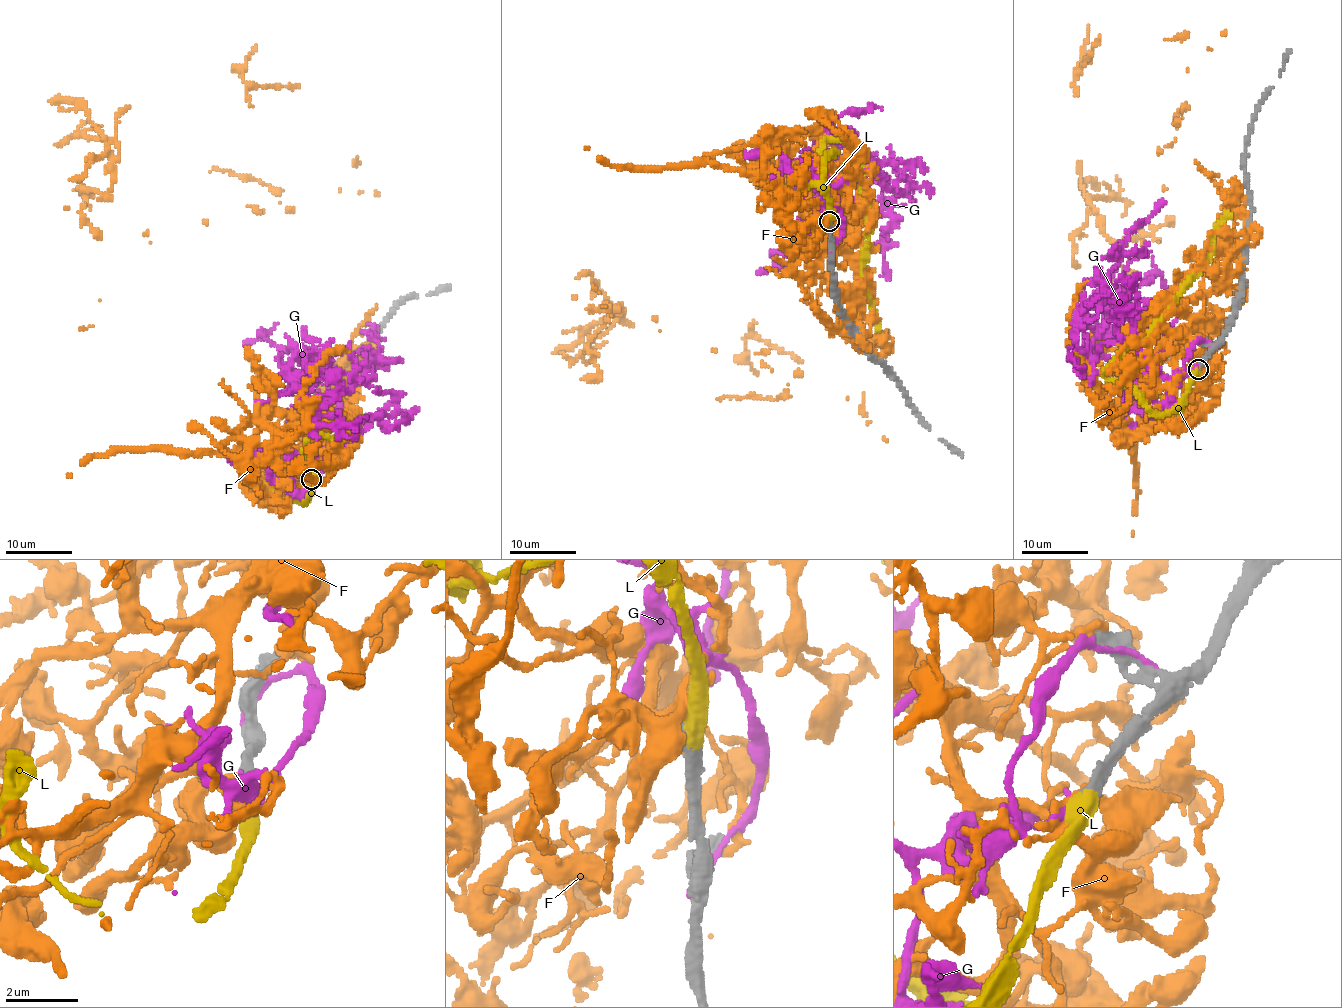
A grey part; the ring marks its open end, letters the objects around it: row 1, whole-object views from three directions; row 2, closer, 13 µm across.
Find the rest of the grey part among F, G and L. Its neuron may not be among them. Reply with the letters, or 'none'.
L

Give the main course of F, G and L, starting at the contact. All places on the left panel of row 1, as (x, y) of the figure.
F: (310, 477), (113, 449), (82, 209), (112, 163), (86, 109), (49, 101)
G: (312, 478), (284, 482), (289, 457), (342, 431), (324, 364), (302, 385), (325, 406), (371, 375), (368, 323)
L: (312, 478), (306, 502), (315, 486), (308, 440), (350, 433), (346, 399), (356, 375), (366, 371)

